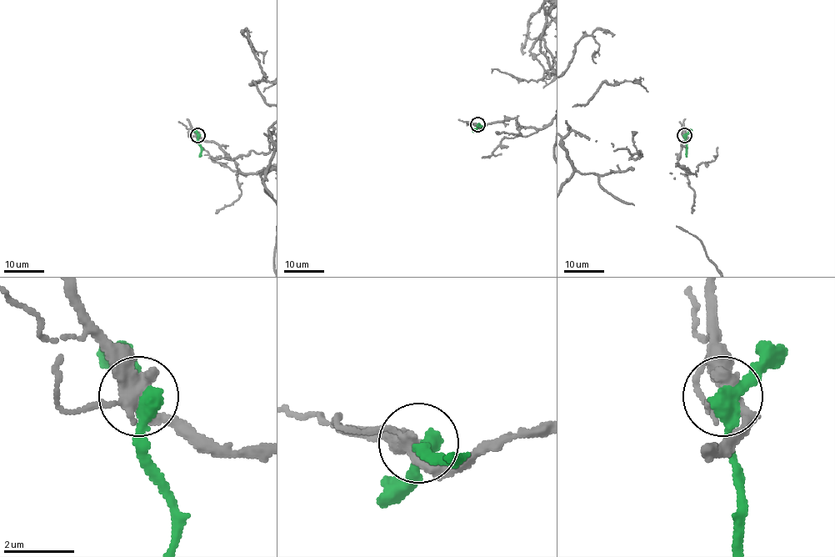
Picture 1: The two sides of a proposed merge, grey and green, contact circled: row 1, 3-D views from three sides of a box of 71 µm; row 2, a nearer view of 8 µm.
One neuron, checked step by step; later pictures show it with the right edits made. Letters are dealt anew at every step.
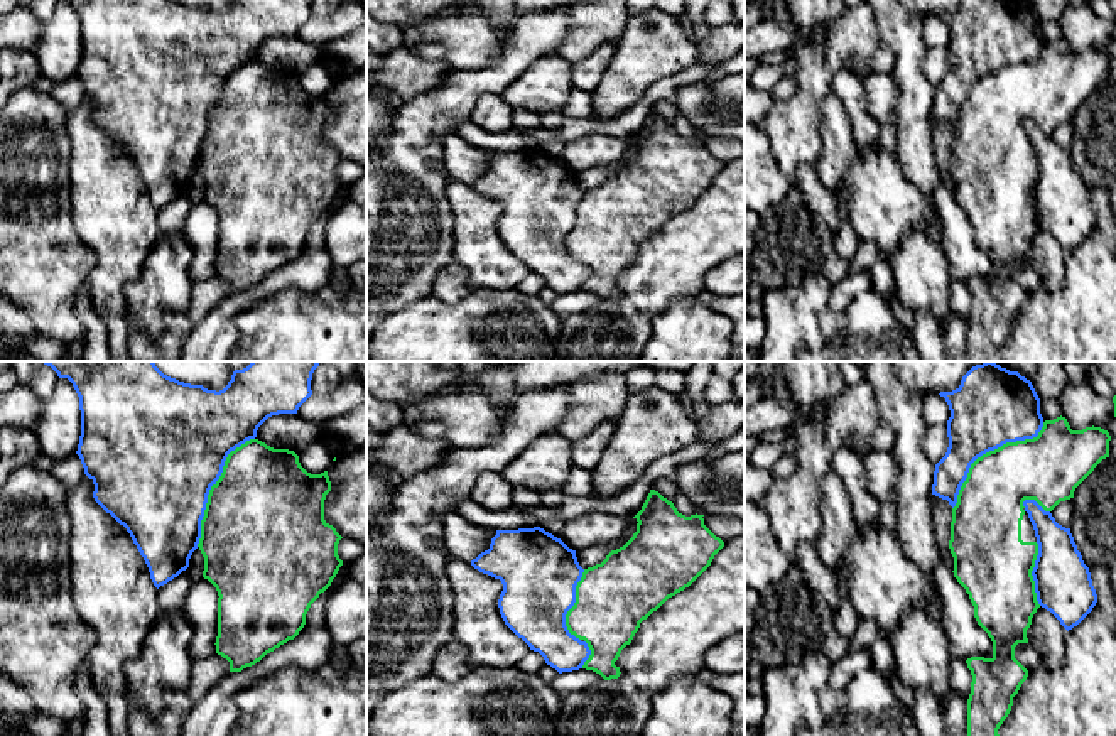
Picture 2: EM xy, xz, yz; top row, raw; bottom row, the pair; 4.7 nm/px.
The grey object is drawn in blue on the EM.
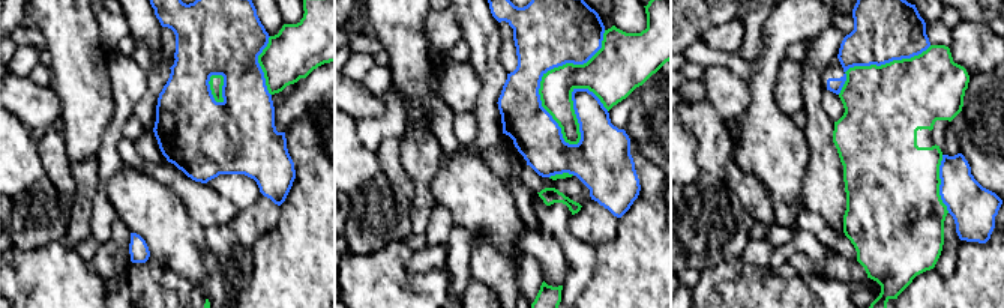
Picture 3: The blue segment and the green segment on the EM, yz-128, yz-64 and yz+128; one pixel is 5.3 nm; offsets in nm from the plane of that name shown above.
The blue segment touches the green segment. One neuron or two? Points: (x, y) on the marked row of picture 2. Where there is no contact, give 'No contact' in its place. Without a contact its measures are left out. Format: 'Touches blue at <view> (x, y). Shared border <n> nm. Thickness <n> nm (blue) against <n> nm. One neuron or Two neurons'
Touches blue at yz (988, 451). Shared border 600 nm. Thickness 380 nm (blue) against 320 nm. Two neurons

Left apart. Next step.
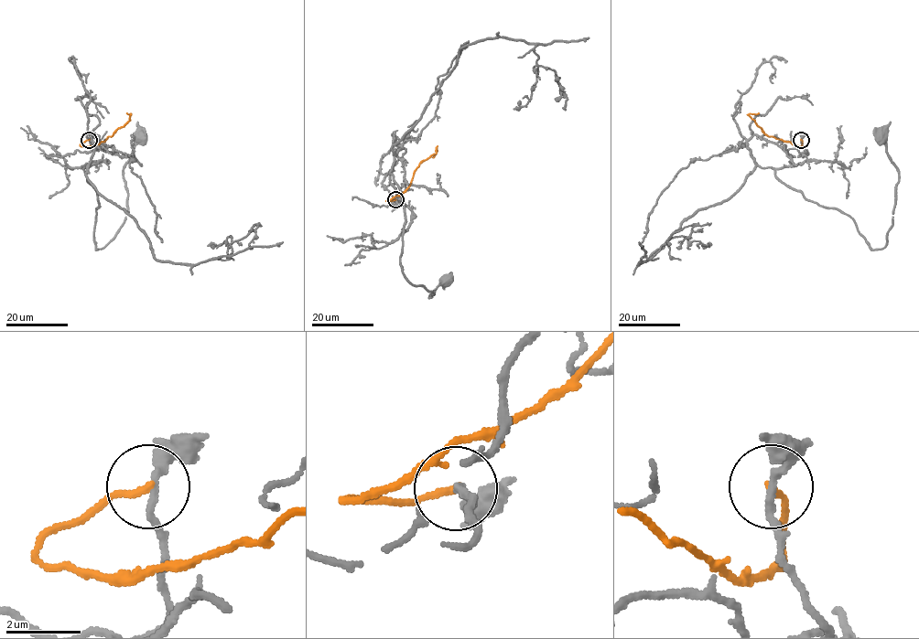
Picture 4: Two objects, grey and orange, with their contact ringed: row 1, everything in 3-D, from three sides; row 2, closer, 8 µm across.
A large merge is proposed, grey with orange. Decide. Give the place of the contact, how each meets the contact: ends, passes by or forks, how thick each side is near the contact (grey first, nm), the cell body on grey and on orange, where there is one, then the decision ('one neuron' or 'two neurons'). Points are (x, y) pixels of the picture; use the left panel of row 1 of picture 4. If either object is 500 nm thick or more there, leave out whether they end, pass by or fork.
place (89, 140); grey passes by; orange ends; calibres 220 and 180 nm; soma grey (140, 136); soma orange none; two neurons

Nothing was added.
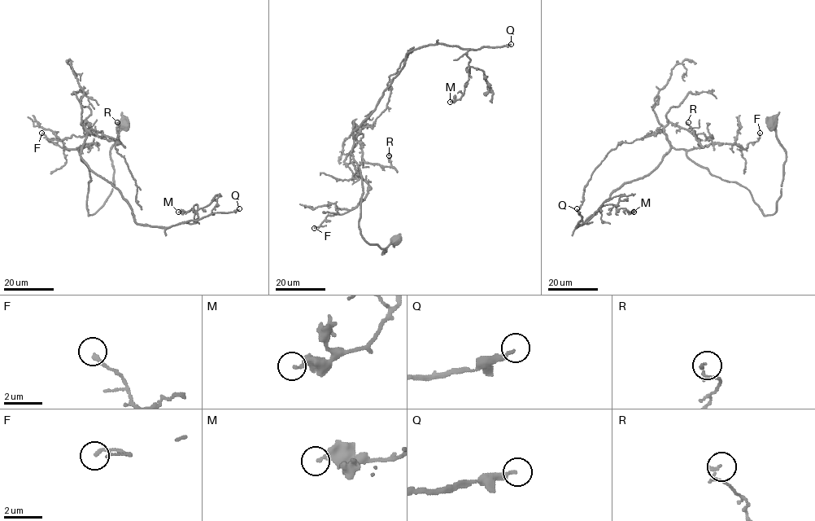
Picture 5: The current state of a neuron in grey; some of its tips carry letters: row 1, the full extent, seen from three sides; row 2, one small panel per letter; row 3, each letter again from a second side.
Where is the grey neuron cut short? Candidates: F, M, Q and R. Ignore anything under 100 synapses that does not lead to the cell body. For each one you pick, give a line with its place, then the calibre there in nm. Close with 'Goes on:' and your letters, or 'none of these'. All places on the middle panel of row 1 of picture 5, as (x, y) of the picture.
Q: (511, 44) | 220 nm
Goes on: Q

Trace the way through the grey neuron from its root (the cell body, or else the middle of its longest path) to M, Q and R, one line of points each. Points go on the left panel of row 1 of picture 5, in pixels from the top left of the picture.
M: (124, 122), (112, 191), (89, 215), (81, 148), (137, 223), (198, 216), (197, 204), (178, 212)
Q: (124, 122), (110, 149), (112, 191), (89, 215), (81, 148), (137, 223), (170, 227), (239, 208)
R: (124, 122), (110, 149), (112, 191), (89, 215), (84, 122), (119, 140), (117, 122)

